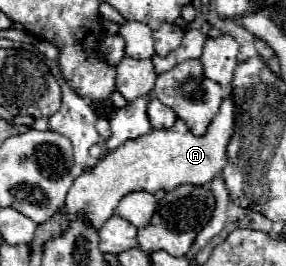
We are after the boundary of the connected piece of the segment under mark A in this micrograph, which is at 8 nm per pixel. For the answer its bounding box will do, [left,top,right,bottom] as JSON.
[31,93,237,245]

